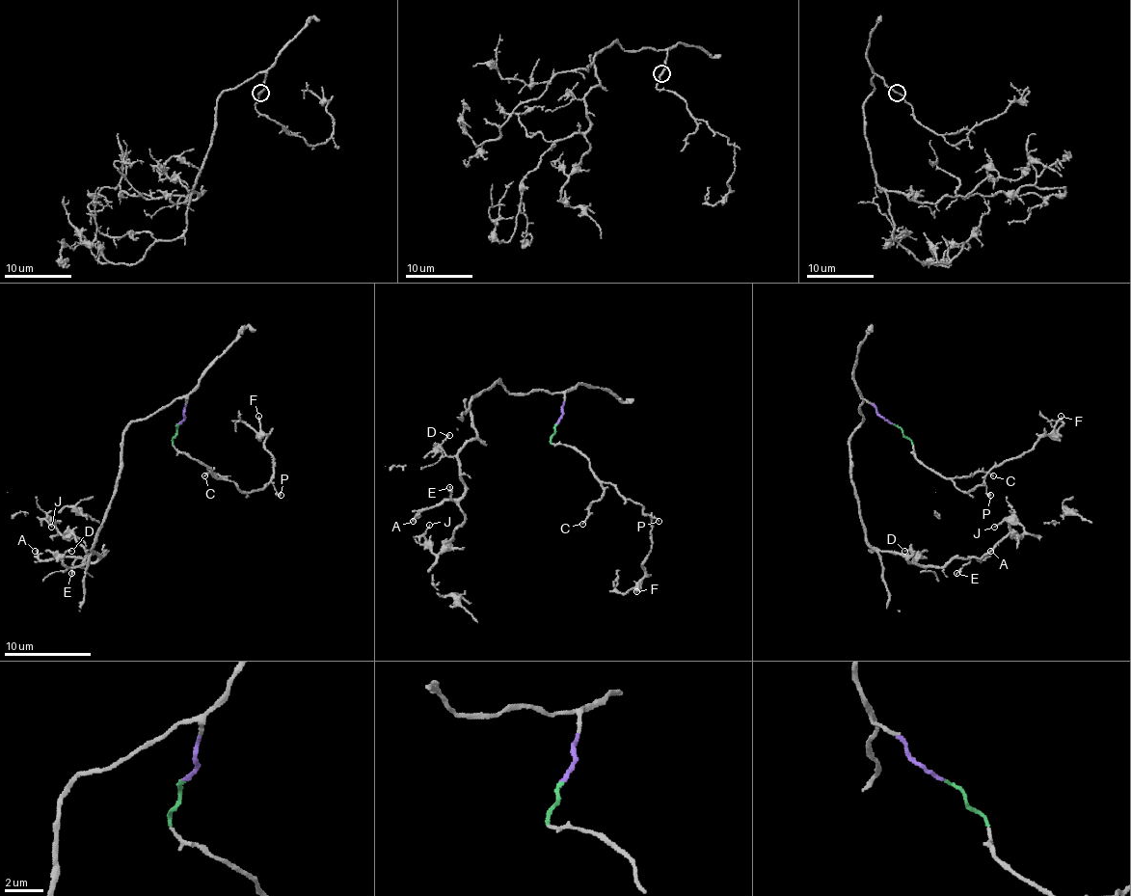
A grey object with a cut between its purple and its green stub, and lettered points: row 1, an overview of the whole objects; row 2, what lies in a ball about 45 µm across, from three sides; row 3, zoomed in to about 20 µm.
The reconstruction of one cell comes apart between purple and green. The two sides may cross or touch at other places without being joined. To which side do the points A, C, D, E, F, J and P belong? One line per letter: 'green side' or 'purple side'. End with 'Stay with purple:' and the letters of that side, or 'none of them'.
A: purple side
C: green side
D: purple side
E: purple side
F: green side
J: purple side
P: green side
Stay with purple: A, D, E, J

